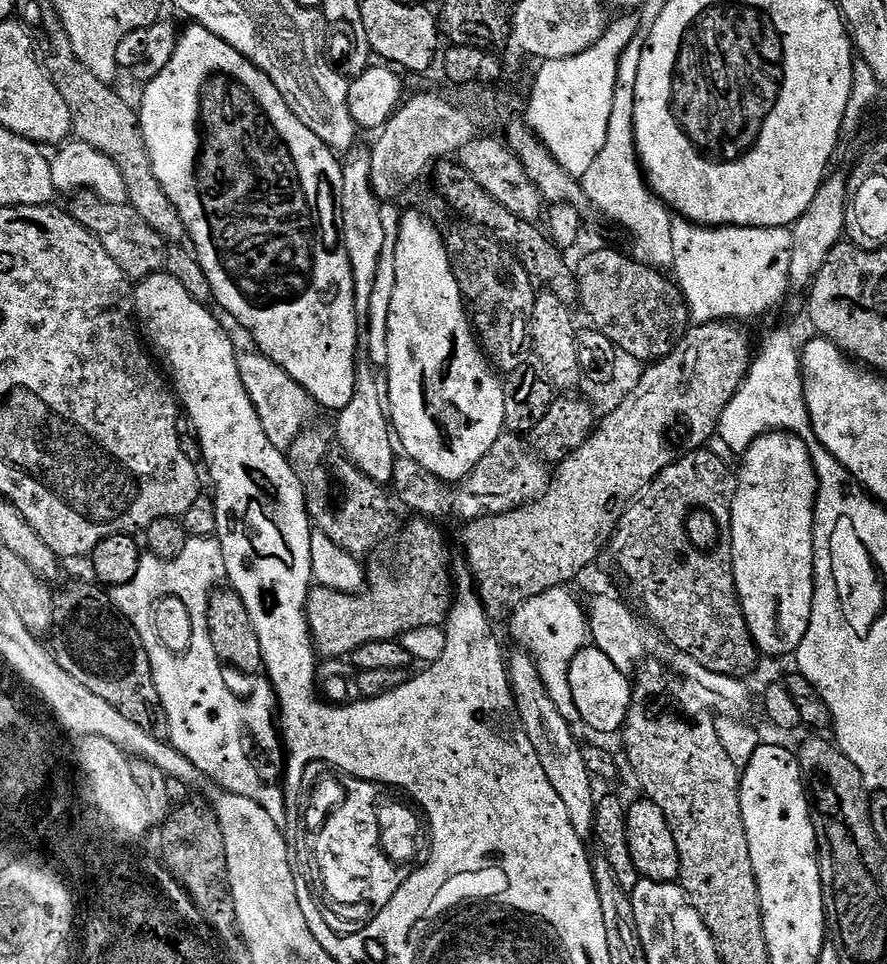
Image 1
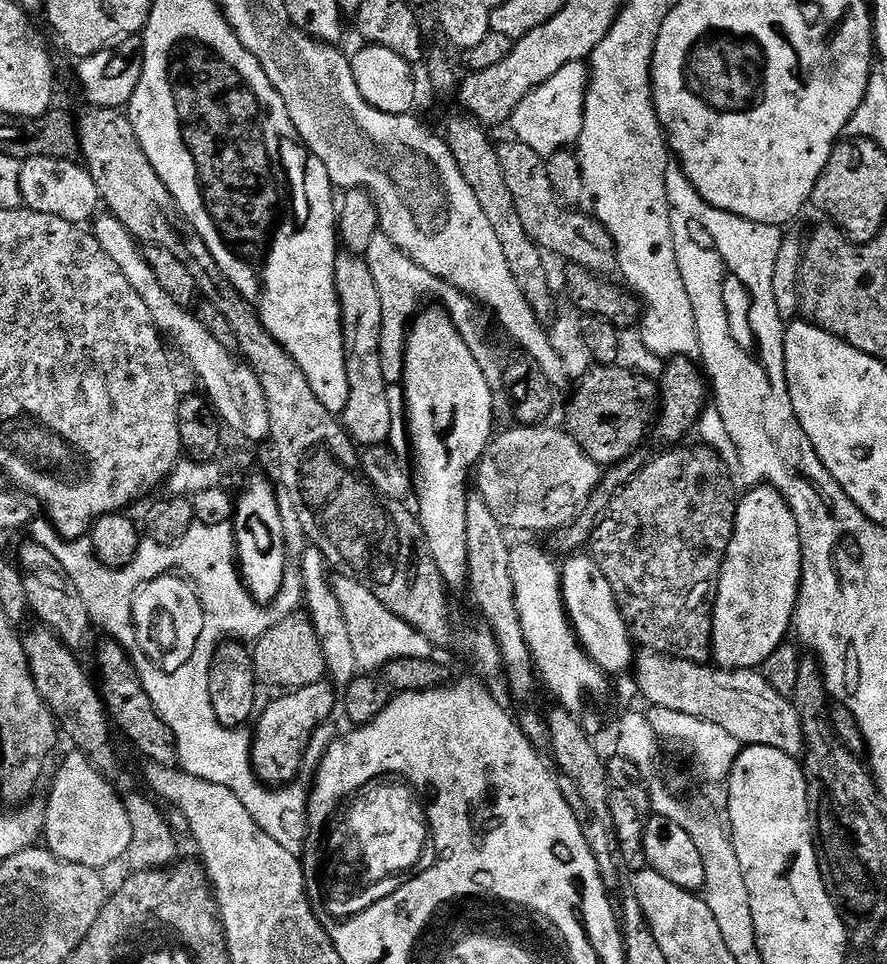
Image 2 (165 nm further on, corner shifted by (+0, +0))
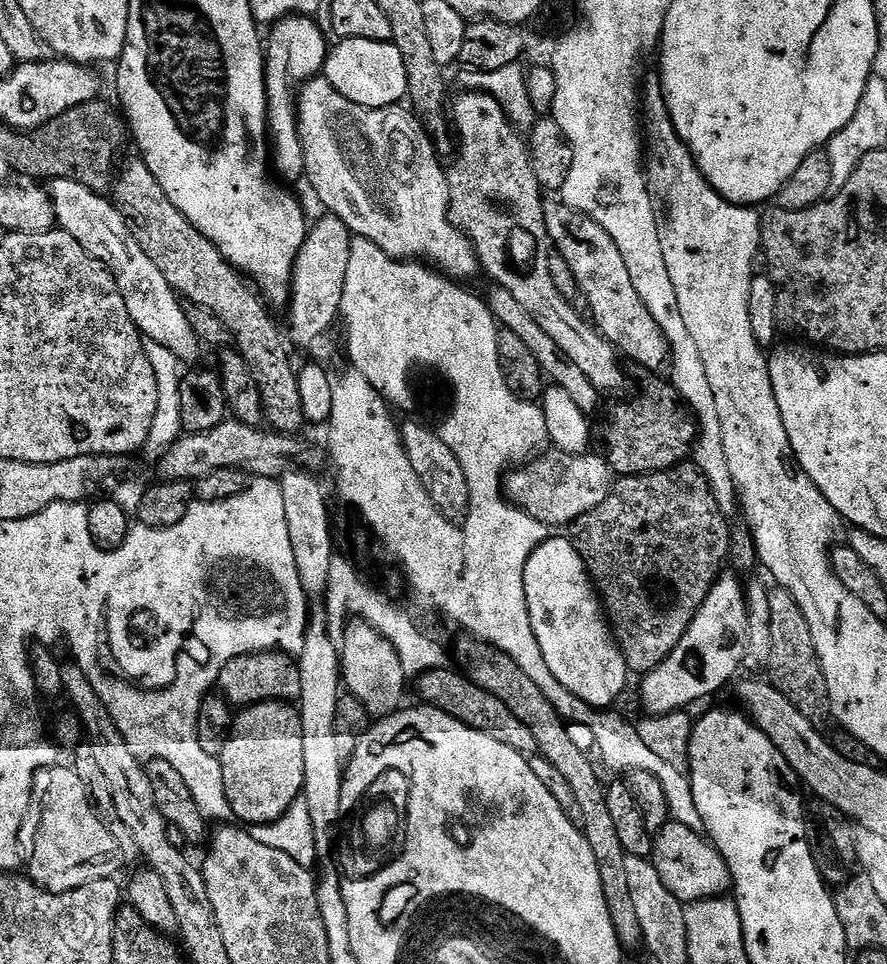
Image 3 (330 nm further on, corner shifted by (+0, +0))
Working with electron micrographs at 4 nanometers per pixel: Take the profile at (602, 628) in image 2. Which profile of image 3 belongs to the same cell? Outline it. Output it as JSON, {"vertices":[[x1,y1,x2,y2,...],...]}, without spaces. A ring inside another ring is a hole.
{"vertices":[[548,538,533,553,528,565,528,572,531,599,536,608,538,606,544,611,544,630,542,629,539,639,544,648,545,660,549,664,551,675,561,682,562,687,568,688,592,708,611,709,612,703,623,694,624,687,628,684,630,665,628,657,624,655,623,647,618,643,617,637,610,627,605,605,602,603,597,585,590,575,589,561,585,557,584,560,580,557,579,550,570,541]]}

